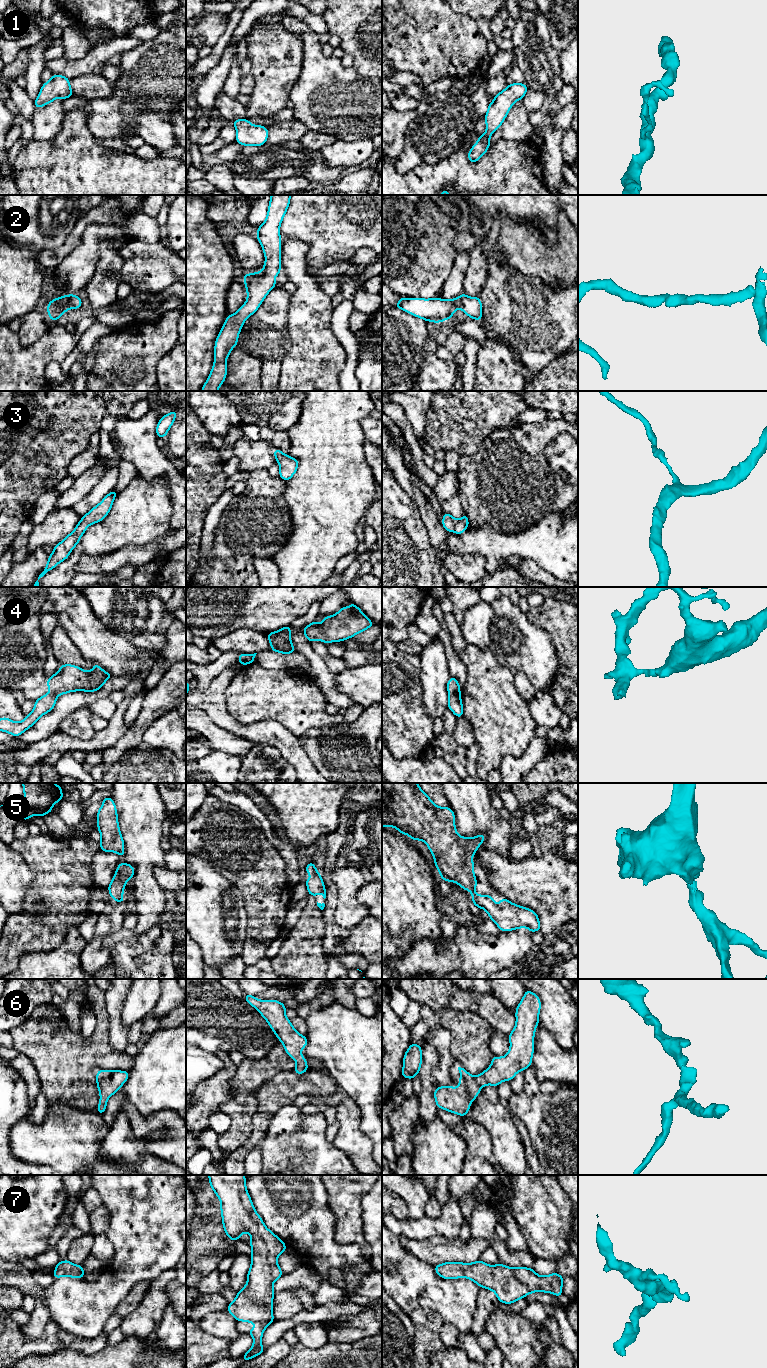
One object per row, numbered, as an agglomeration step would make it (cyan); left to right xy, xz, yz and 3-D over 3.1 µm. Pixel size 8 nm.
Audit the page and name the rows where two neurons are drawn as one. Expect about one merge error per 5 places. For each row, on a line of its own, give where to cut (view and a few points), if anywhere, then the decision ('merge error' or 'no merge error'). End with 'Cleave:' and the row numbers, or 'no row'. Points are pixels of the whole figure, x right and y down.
1: no cut; no merge error
2: no cut; no merge error
3: no cut; no merge error
4: cut in yz along (459, 692), (453, 692), (449, 695); merge error
5: no cut; no merge error
6: no cut; no merge error
7: no cut; no merge error
Cleave: 4

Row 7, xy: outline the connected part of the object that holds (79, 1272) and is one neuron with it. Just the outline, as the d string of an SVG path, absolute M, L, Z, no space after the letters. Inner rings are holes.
M66 1259L64 1261L60 1261L55 1266L55 1271L53 1272L53 1276L55 1279L60 1278L62 1276L67 1276L72 1278L83 1278L85 1277L85 1274L82 1265L73 1264Z

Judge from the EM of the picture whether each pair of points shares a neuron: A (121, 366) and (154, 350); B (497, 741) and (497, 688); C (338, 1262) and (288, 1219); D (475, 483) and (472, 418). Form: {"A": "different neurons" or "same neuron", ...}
{"A": "same neuron", "B": "same neuron", "C": "same neuron", "D": "different neurons"}

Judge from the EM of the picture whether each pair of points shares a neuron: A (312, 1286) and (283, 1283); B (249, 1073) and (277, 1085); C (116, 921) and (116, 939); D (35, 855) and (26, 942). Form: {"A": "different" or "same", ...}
{"A": "same", "B": "different", "C": "different", "D": "same"}

